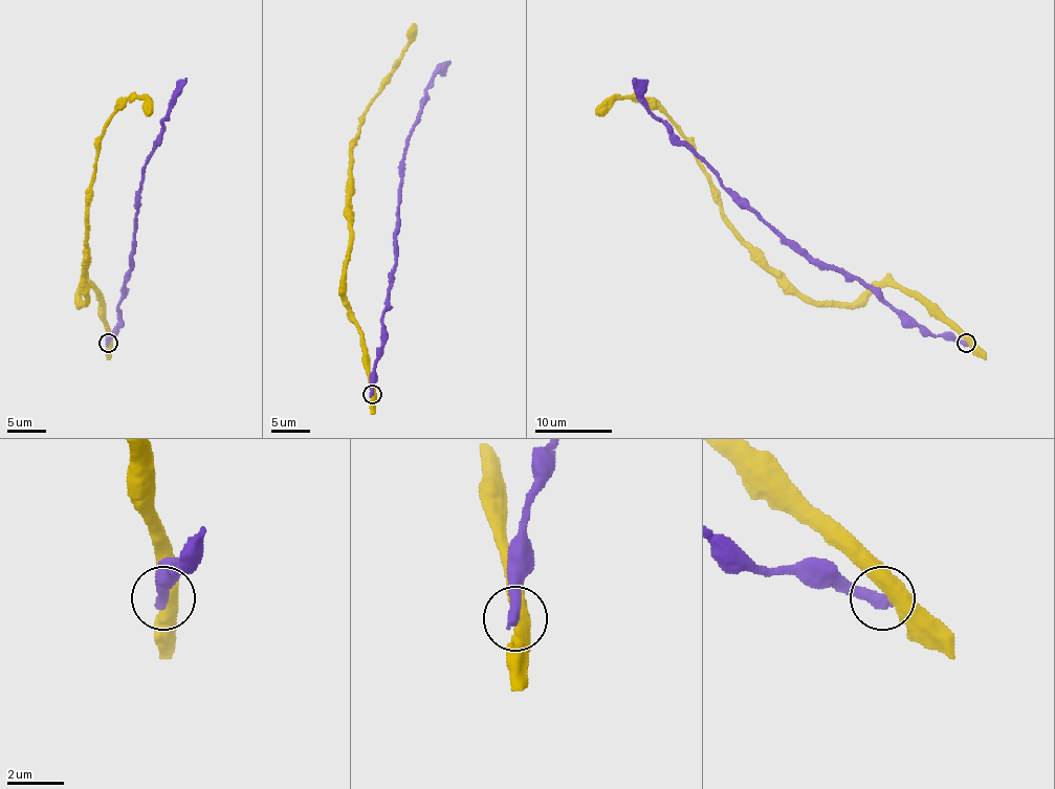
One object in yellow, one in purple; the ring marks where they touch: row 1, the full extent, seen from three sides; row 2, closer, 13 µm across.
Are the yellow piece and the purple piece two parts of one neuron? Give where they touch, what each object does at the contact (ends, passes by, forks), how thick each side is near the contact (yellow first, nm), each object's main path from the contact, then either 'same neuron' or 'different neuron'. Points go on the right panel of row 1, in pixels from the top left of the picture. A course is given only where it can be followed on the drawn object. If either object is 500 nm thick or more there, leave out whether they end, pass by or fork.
place (966, 343); yellow passes by; purple ends; calibres 480 and 420 nm; course yellow (967, 343), (892, 286), (855, 302), (804, 300), (731, 226), (665, 116), (642, 99), (596, 114); course purple (966, 343), (948, 341), (905, 323), (855, 279), (820, 269), (786, 244), (651, 110), (642, 87), (633, 78); different neuron

